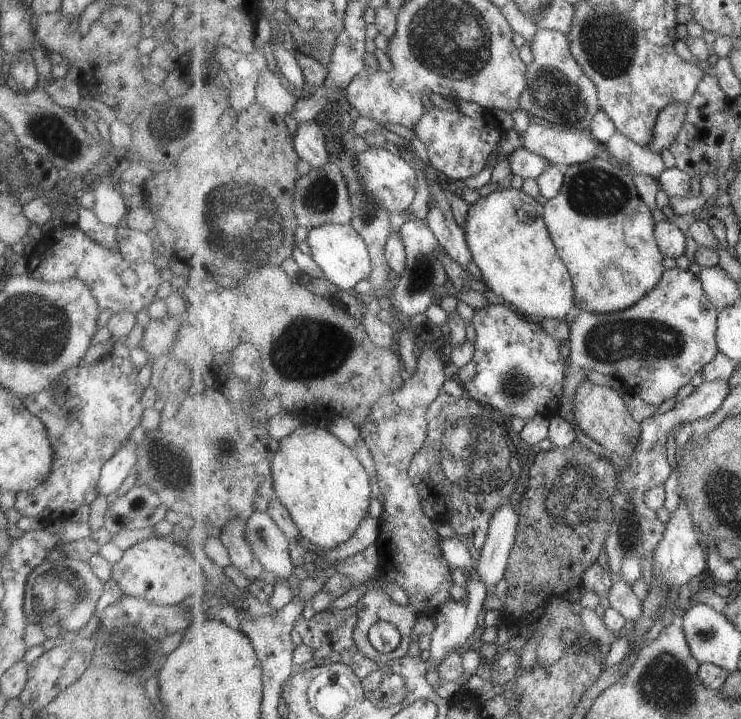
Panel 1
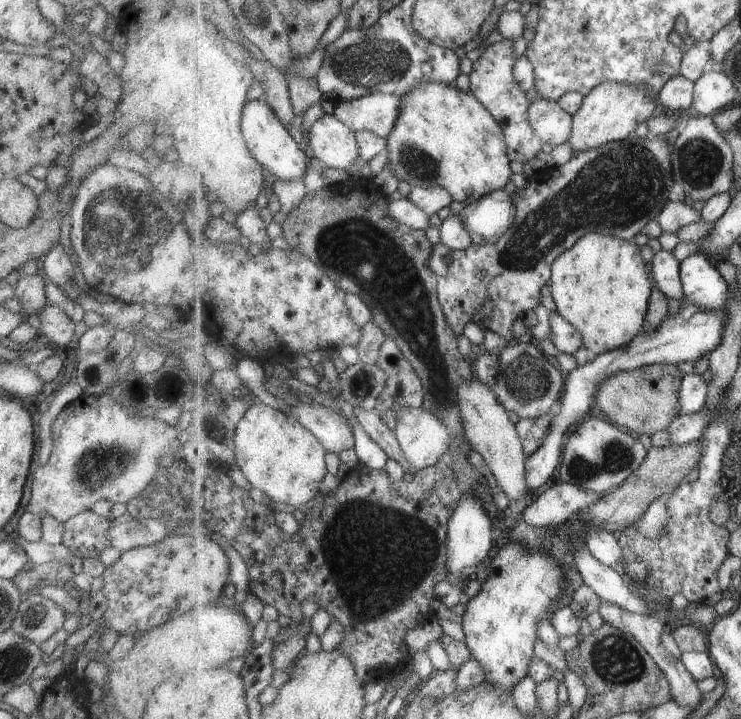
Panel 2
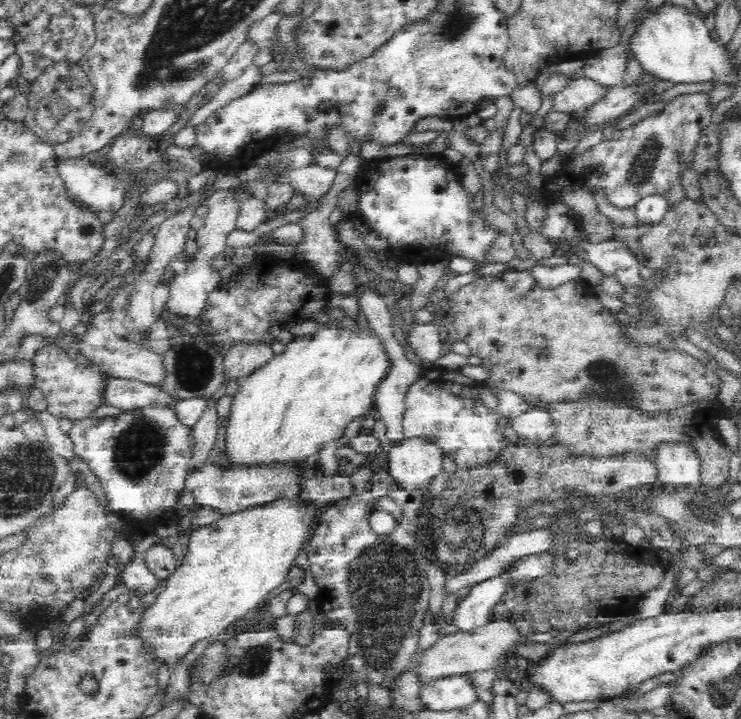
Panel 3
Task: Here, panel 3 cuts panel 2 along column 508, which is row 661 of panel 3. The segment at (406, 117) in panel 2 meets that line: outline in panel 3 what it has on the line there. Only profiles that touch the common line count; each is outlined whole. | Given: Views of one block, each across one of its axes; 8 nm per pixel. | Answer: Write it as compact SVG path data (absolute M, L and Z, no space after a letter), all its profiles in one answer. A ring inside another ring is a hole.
M277 500L264 507L223 516L212 524L194 528L187 546L186 556L179 567L168 577L166 587L155 596L148 608L141 609L141 615L135 630L135 638L143 644L150 661L159 669L166 667L172 671L190 650L206 638L216 638L228 630L230 624L244 618L256 608L274 588L288 581L288 569L298 552L309 538L316 509L304 507L295 500Z

